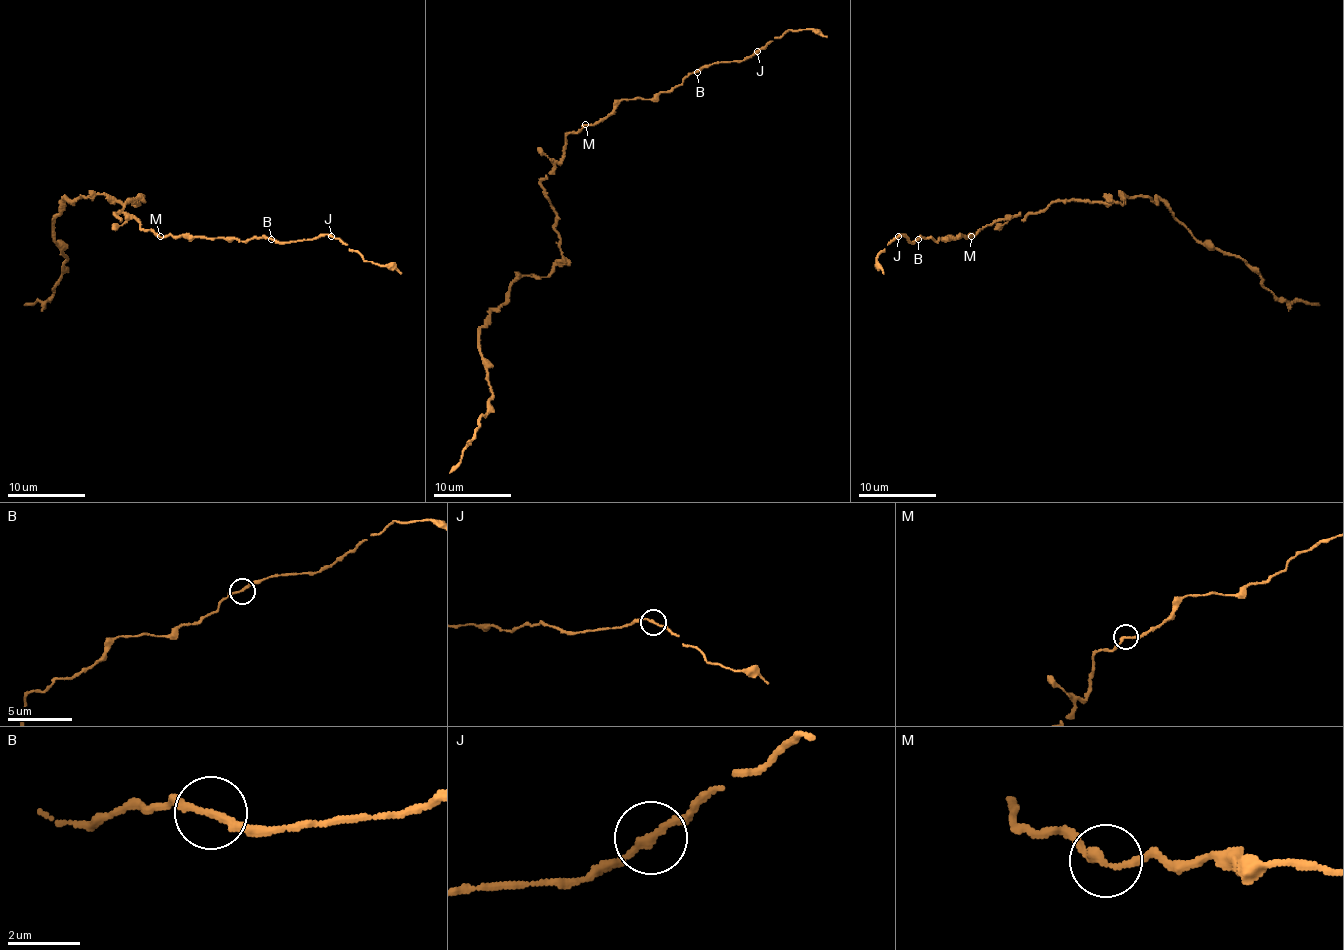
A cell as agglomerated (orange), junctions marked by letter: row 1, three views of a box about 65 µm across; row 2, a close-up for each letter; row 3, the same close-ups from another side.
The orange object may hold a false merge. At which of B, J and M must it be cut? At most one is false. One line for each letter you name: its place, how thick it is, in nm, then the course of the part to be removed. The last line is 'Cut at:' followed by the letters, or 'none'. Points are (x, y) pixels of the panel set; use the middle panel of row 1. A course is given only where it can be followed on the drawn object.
Cut at: none

